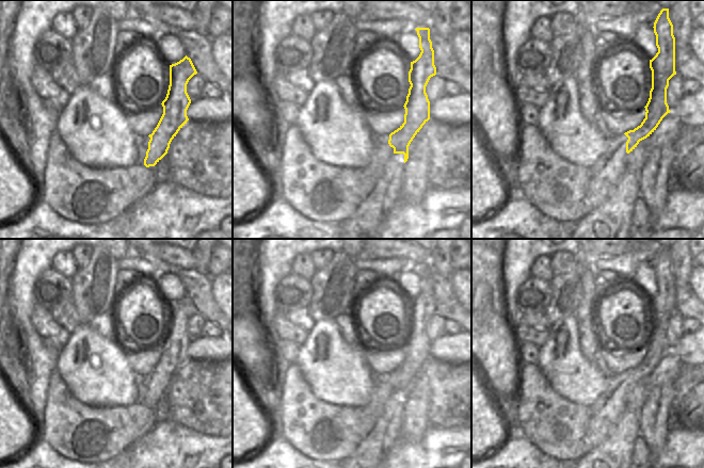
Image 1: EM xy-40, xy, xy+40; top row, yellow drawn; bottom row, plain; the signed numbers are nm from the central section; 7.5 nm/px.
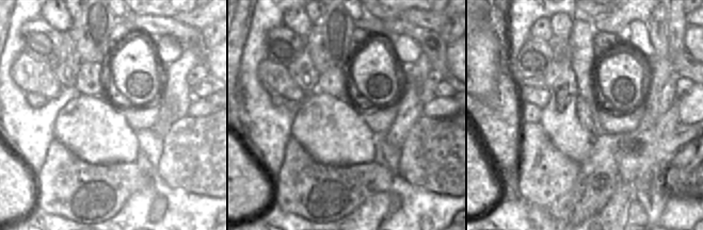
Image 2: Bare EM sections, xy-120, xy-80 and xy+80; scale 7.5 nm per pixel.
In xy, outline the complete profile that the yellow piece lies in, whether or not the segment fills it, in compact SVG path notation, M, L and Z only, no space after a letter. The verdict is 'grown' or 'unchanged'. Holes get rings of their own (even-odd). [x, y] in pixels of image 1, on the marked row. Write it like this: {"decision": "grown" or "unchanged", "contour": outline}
{"decision": "grown", "contour": "M416 28L419 37L419 57L411 62L409 82L411 84L406 101L404 103L404 123L389 134L388 144L394 148L394 155L383 167L383 174L374 189L364 198L355 212L341 222L335 222L342 229L343 239L375 239L377 233L387 212L402 198L402 172L409 159L409 146L422 126L430 119L430 101L426 93L426 86L431 77L436 75L434 65L434 50L430 39L429 28Z"}

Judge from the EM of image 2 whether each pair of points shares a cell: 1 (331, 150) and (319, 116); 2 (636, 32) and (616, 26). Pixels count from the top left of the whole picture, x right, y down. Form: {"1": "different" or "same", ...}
{"1": "same", "2": "different"}

